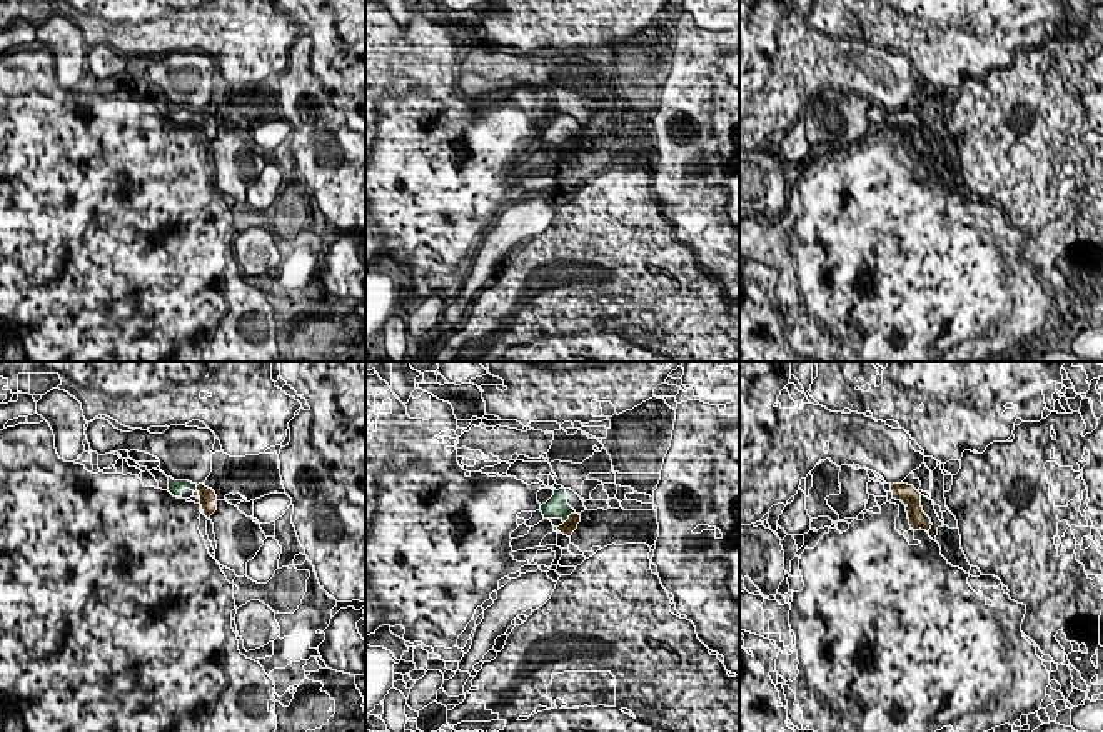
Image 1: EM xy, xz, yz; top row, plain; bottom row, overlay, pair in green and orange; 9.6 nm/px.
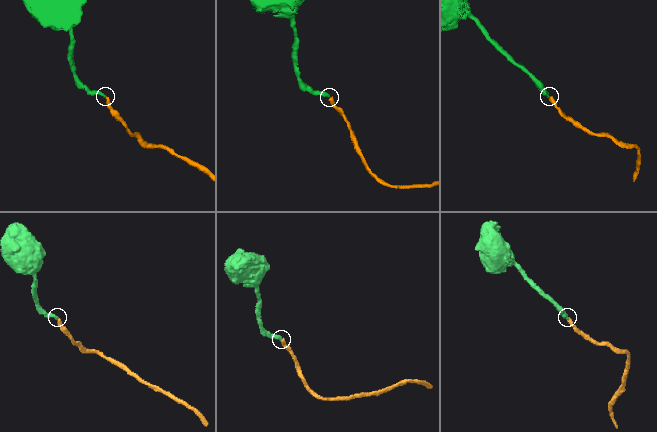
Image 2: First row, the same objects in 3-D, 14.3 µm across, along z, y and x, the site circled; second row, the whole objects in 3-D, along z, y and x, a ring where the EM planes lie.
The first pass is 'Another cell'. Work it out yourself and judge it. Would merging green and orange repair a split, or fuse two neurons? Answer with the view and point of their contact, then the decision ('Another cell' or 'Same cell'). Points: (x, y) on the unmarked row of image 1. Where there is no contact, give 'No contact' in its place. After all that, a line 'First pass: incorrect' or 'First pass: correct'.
Touches green at xz (568, 144). Same cell
First pass: incorrect

